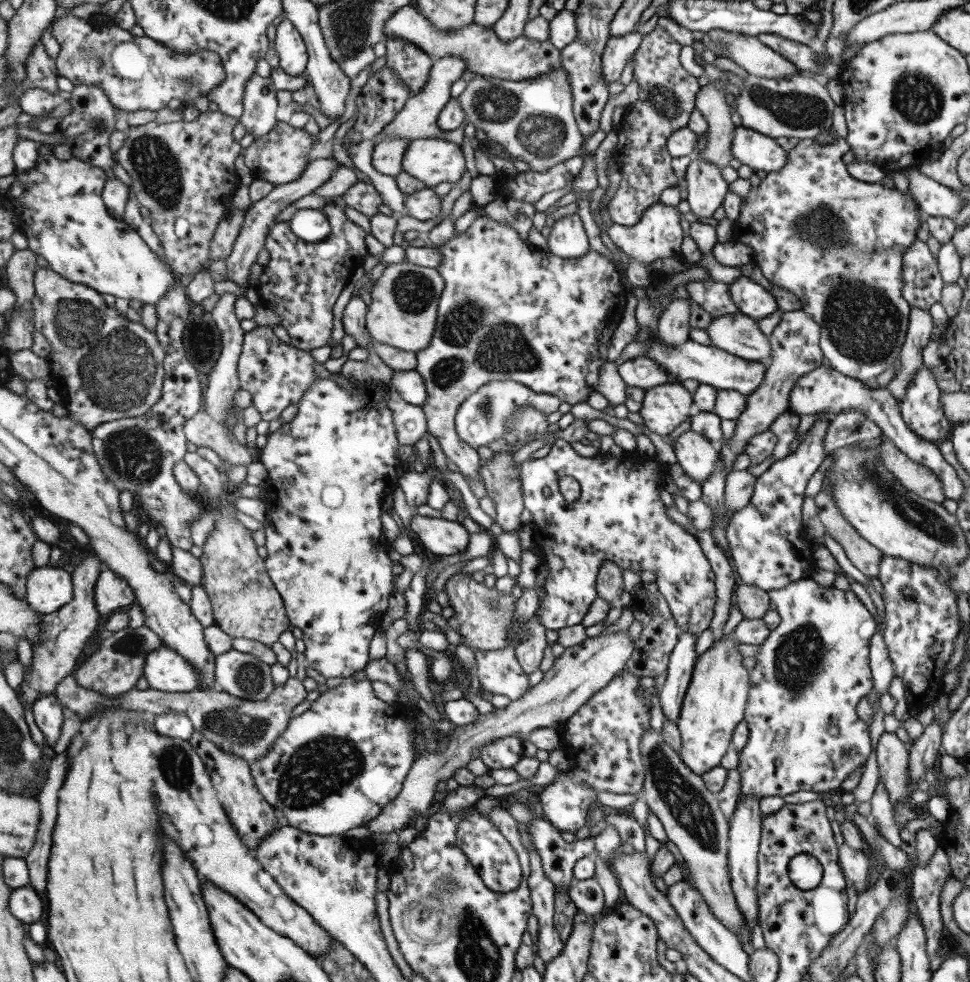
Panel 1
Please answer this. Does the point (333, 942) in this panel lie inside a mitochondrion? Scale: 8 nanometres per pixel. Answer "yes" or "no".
no

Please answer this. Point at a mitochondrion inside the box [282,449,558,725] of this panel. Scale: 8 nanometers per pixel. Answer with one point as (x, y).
(492, 609)

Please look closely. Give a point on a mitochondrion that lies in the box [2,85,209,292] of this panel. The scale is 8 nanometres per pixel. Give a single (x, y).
(155, 162)

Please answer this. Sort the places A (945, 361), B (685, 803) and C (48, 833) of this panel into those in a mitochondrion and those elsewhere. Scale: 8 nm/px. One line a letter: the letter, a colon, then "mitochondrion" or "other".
A: other
B: mitochondrion
C: other

